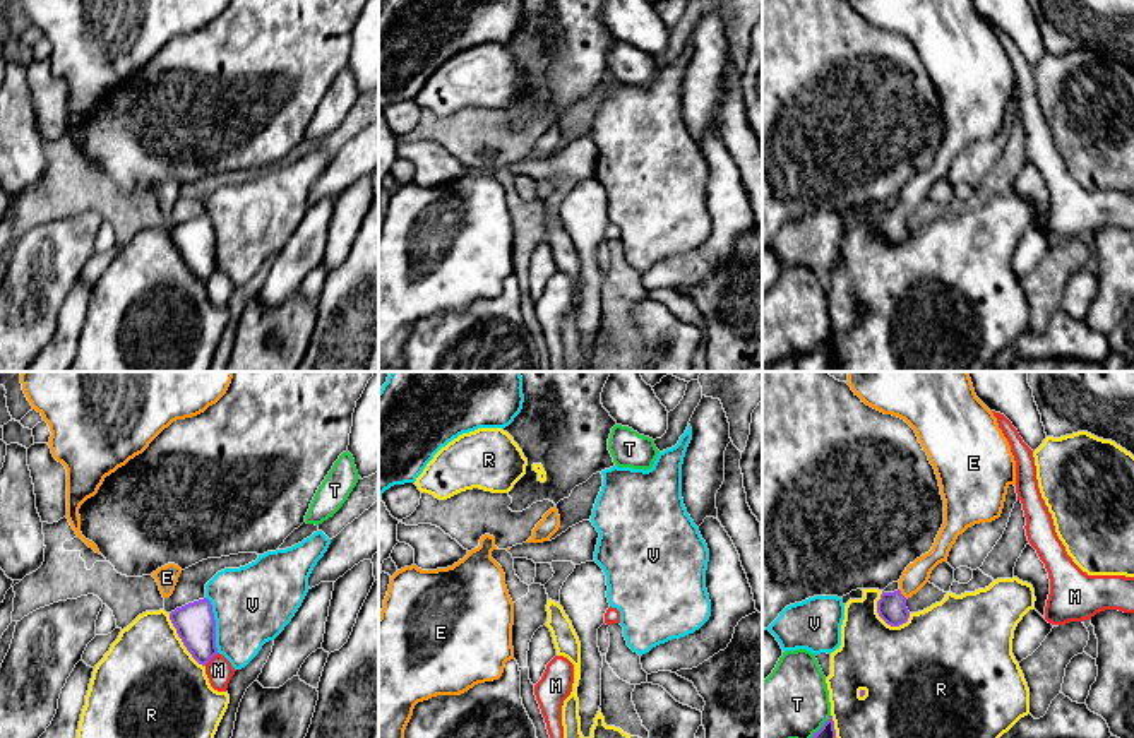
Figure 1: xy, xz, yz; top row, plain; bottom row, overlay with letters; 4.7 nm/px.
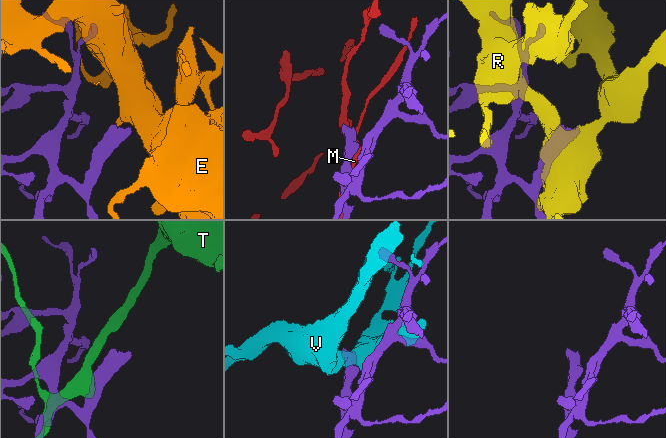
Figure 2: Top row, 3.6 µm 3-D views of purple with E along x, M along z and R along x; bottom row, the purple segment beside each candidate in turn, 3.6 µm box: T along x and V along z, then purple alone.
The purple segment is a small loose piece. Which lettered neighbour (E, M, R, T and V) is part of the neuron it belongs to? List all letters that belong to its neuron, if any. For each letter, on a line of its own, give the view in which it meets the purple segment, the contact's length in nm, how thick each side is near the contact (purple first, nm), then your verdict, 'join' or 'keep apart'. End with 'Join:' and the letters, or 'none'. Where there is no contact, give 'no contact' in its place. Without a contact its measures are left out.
E: contact in yz; length 60 nm; calibres 140 and 120 nm; join
M: contact in xy; length 90 nm; calibres 190 and 120 nm; keep apart
R: contact in yz; length 200 nm; calibres 140 and 380 nm; keep apart
T: contact in yz; length 140 nm; calibres 70 and 340 nm; keep apart
V: contact in xy; length 280 nm; calibres 190 and 360 nm; keep apart
Join: E

